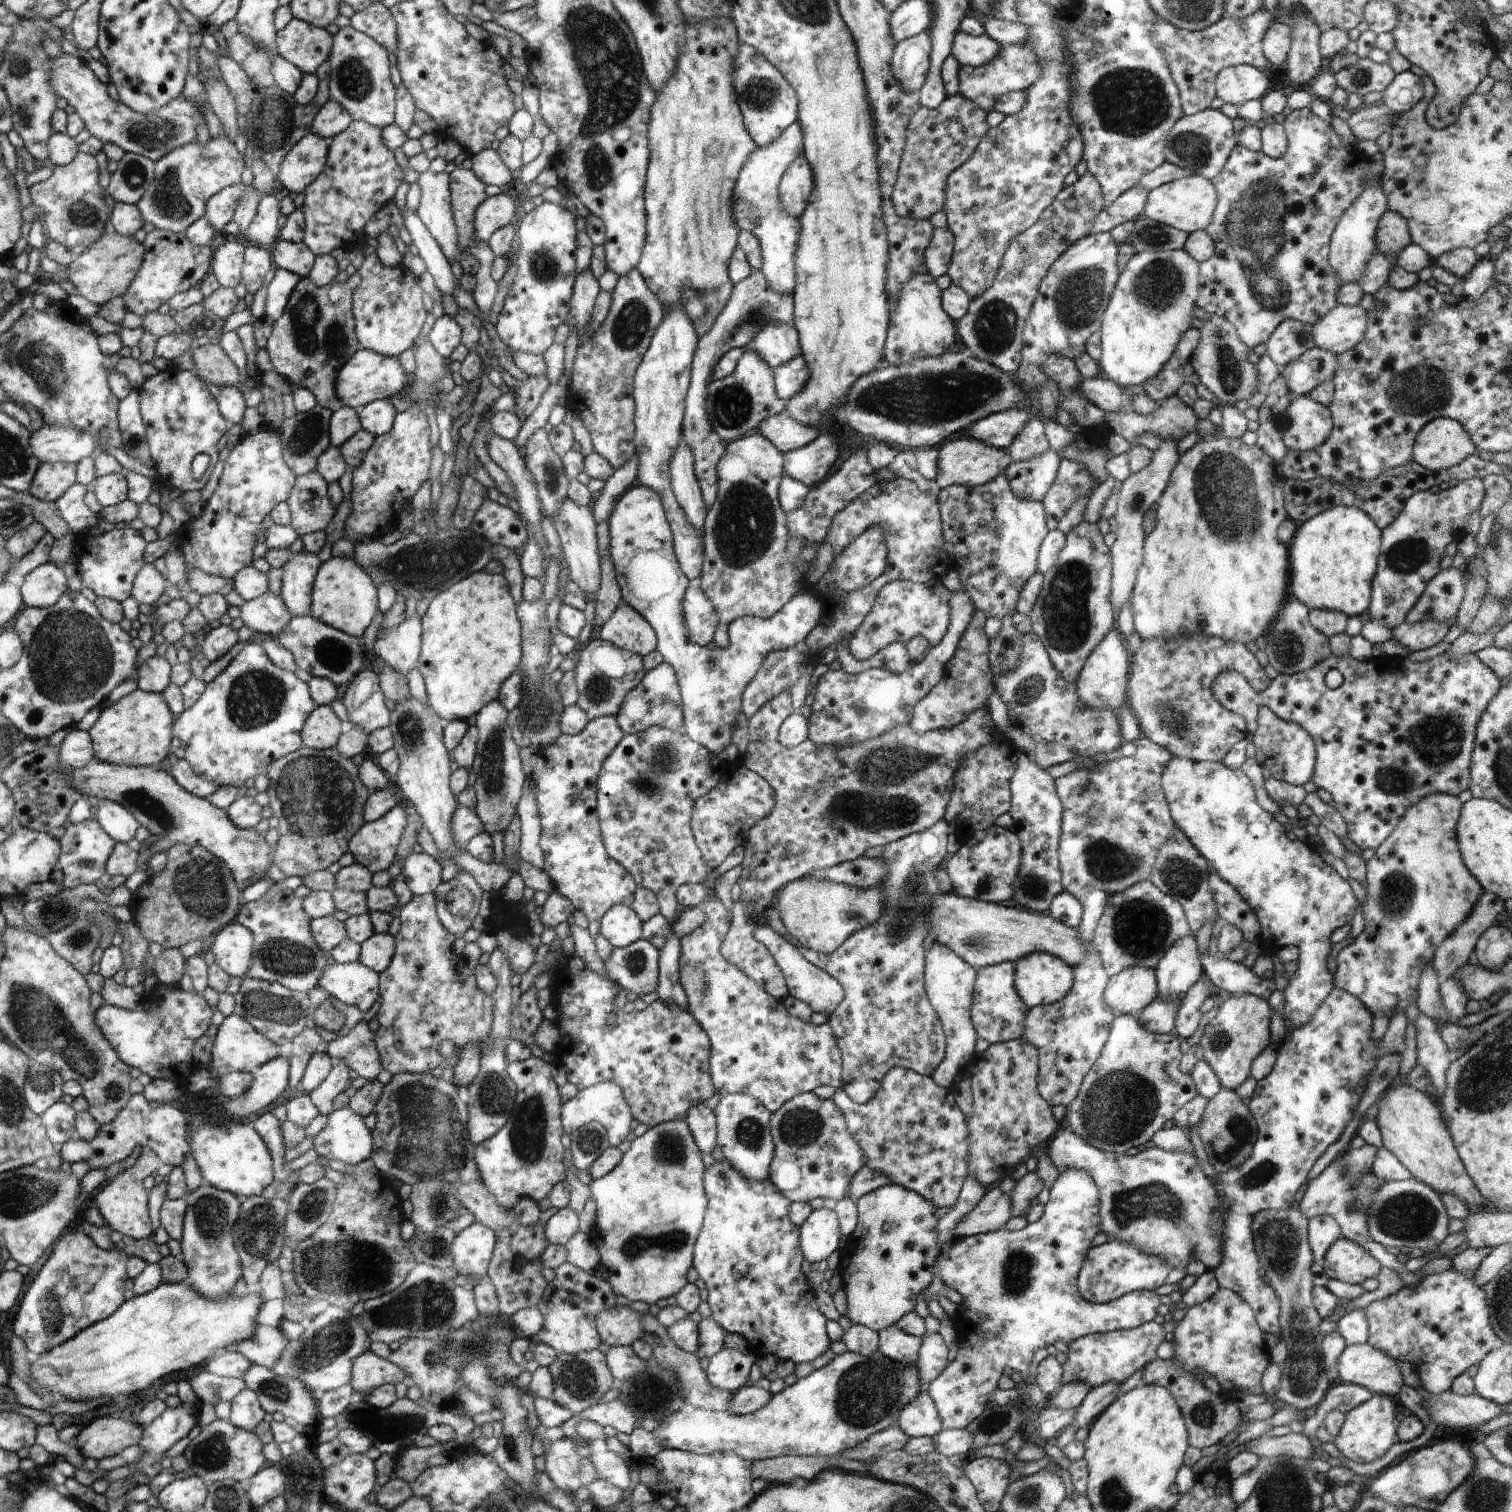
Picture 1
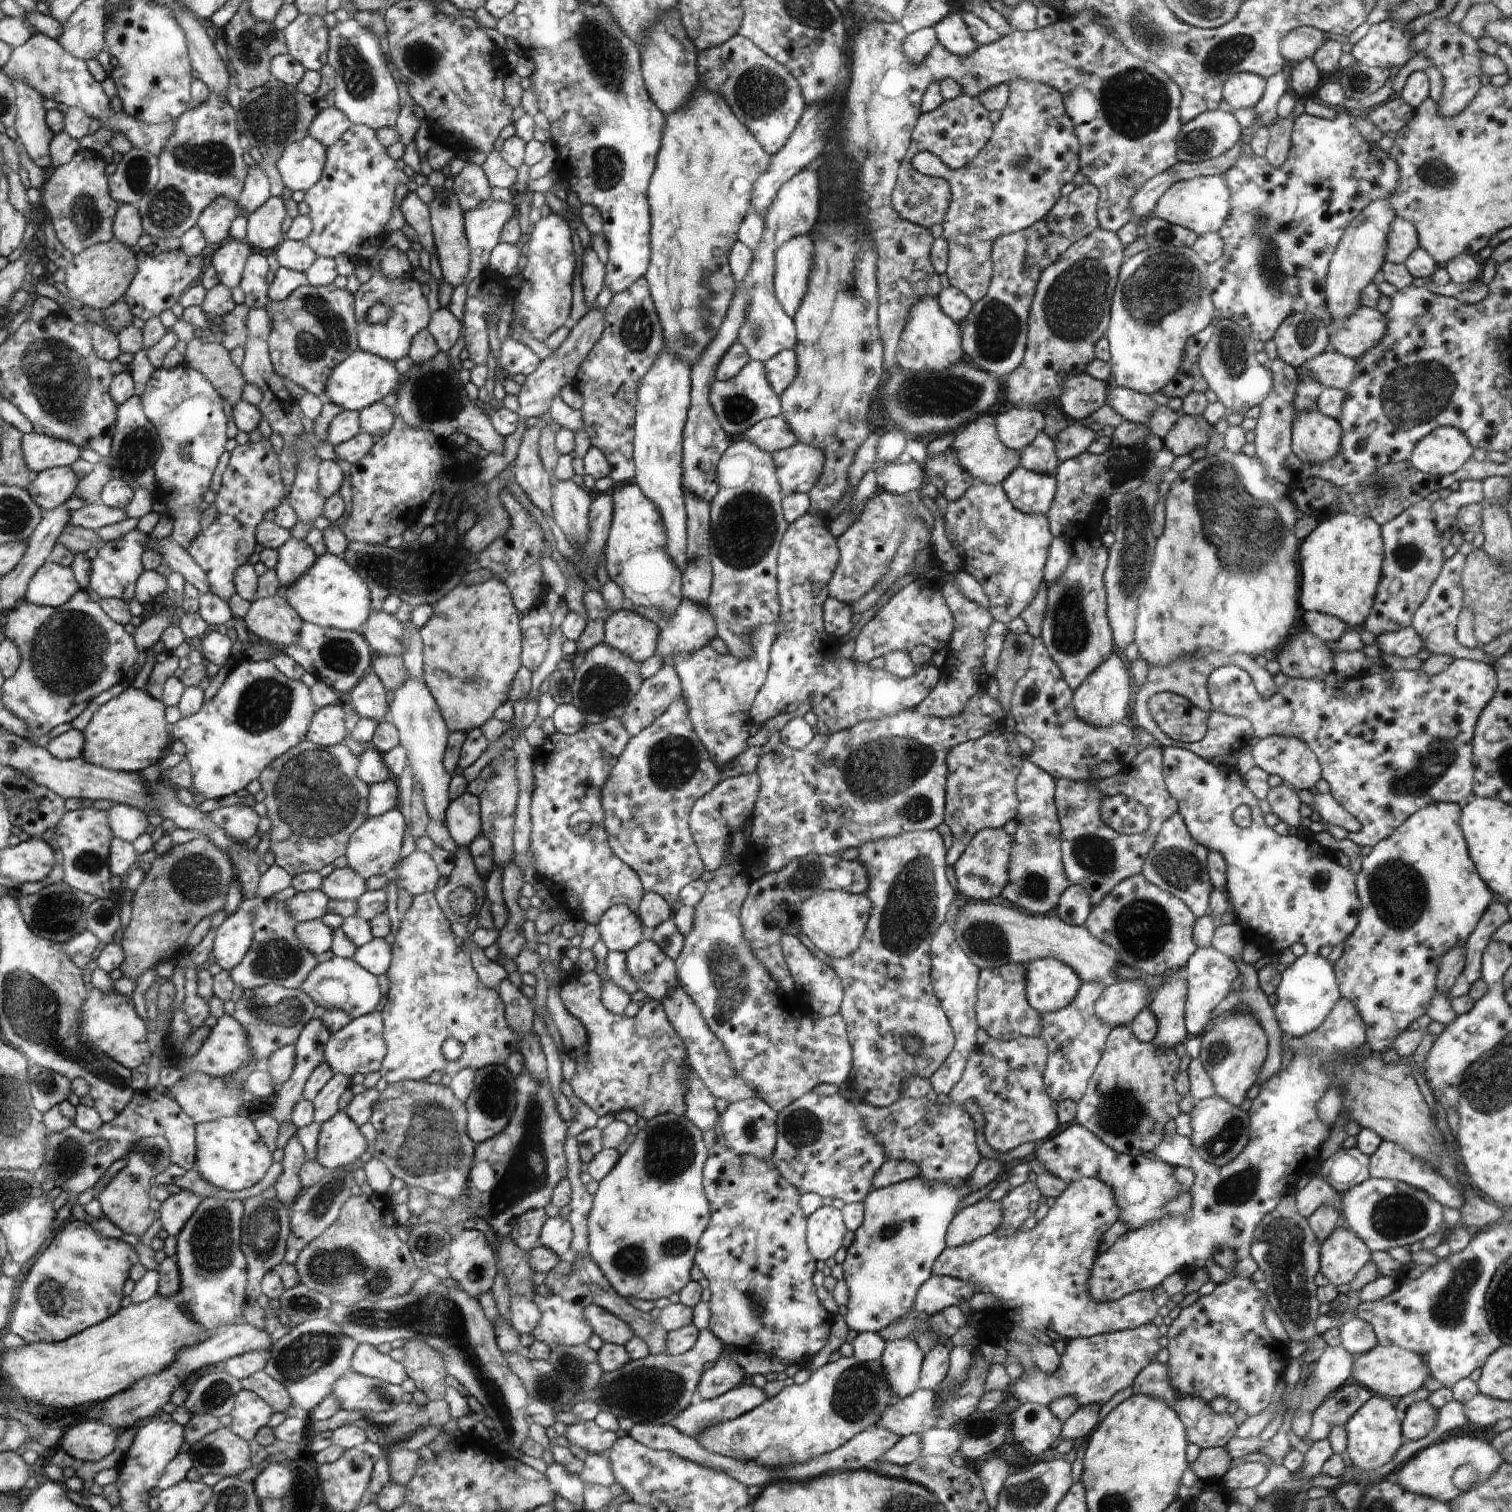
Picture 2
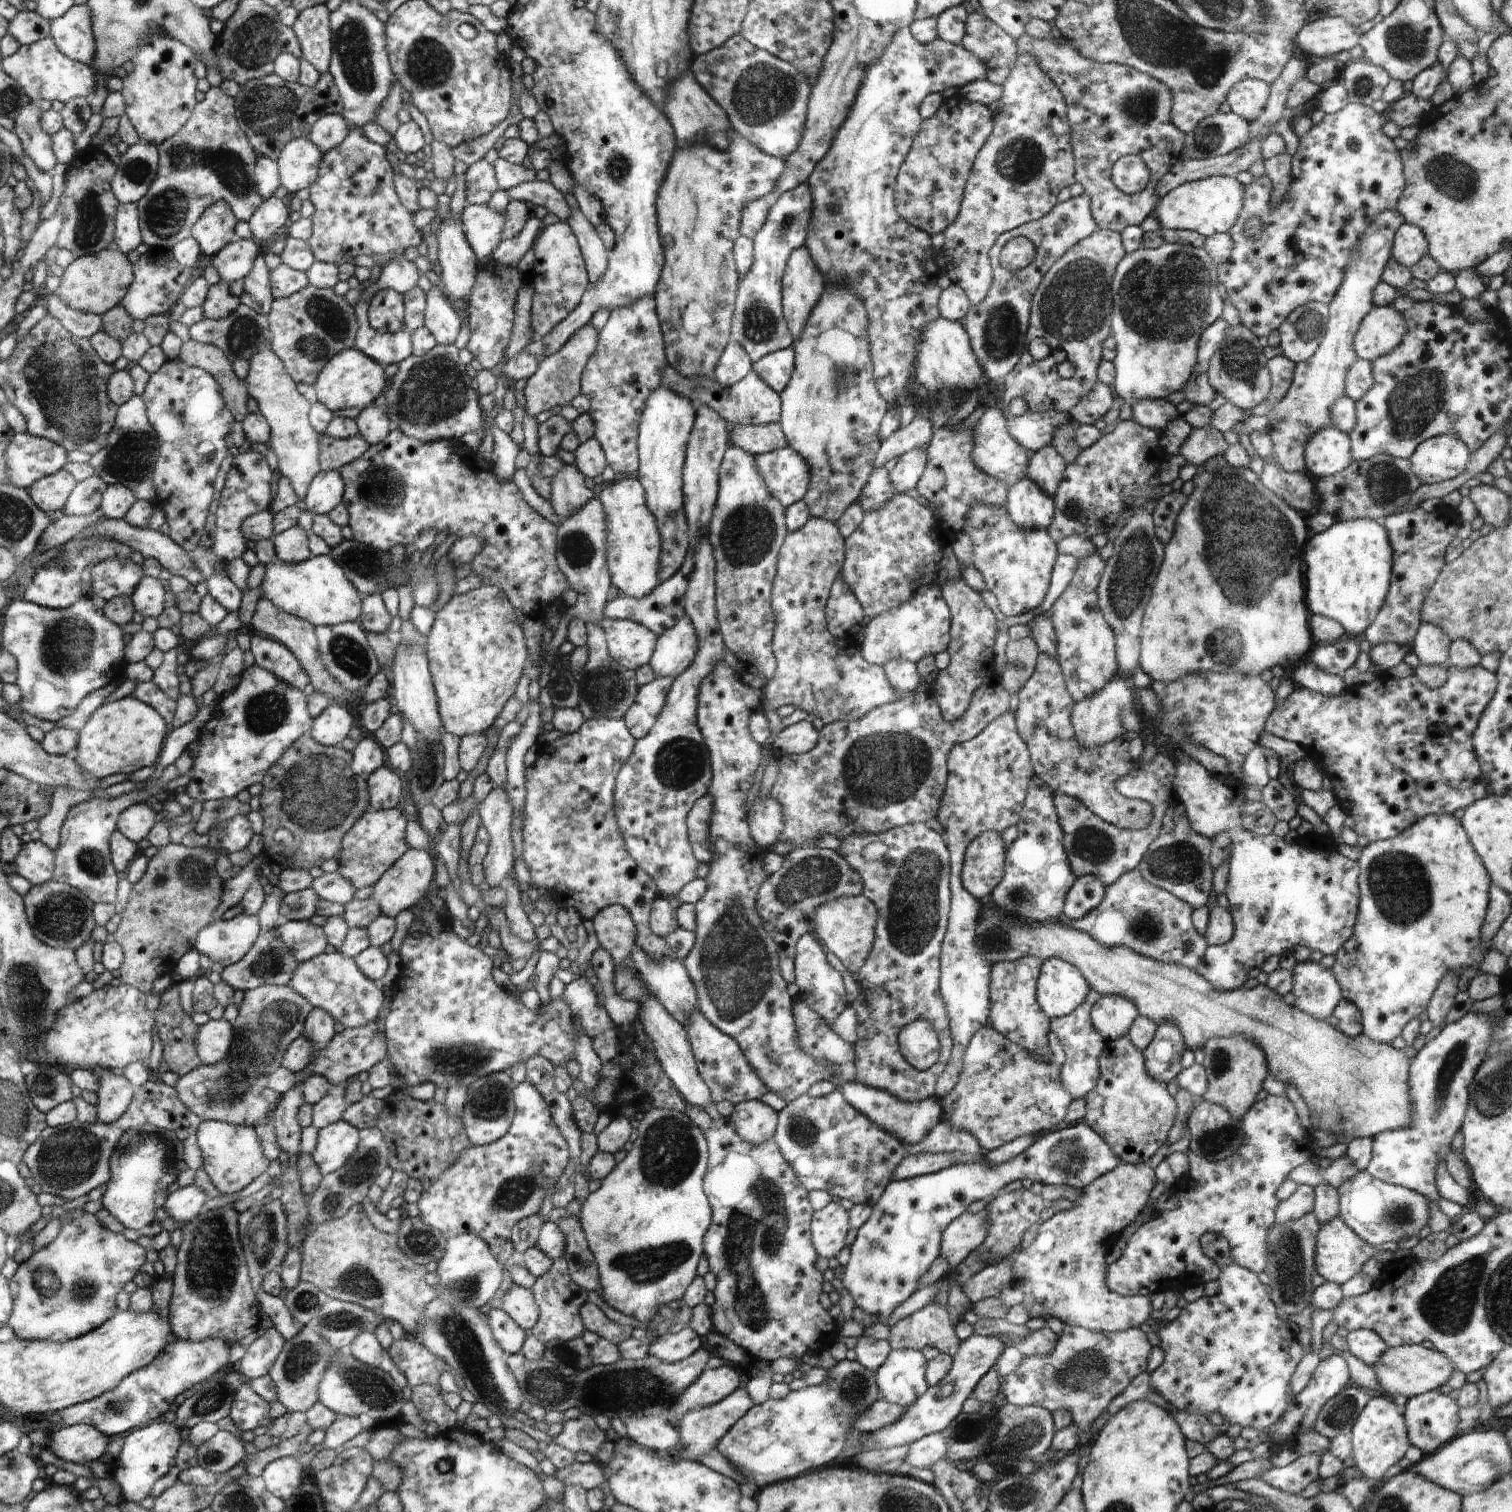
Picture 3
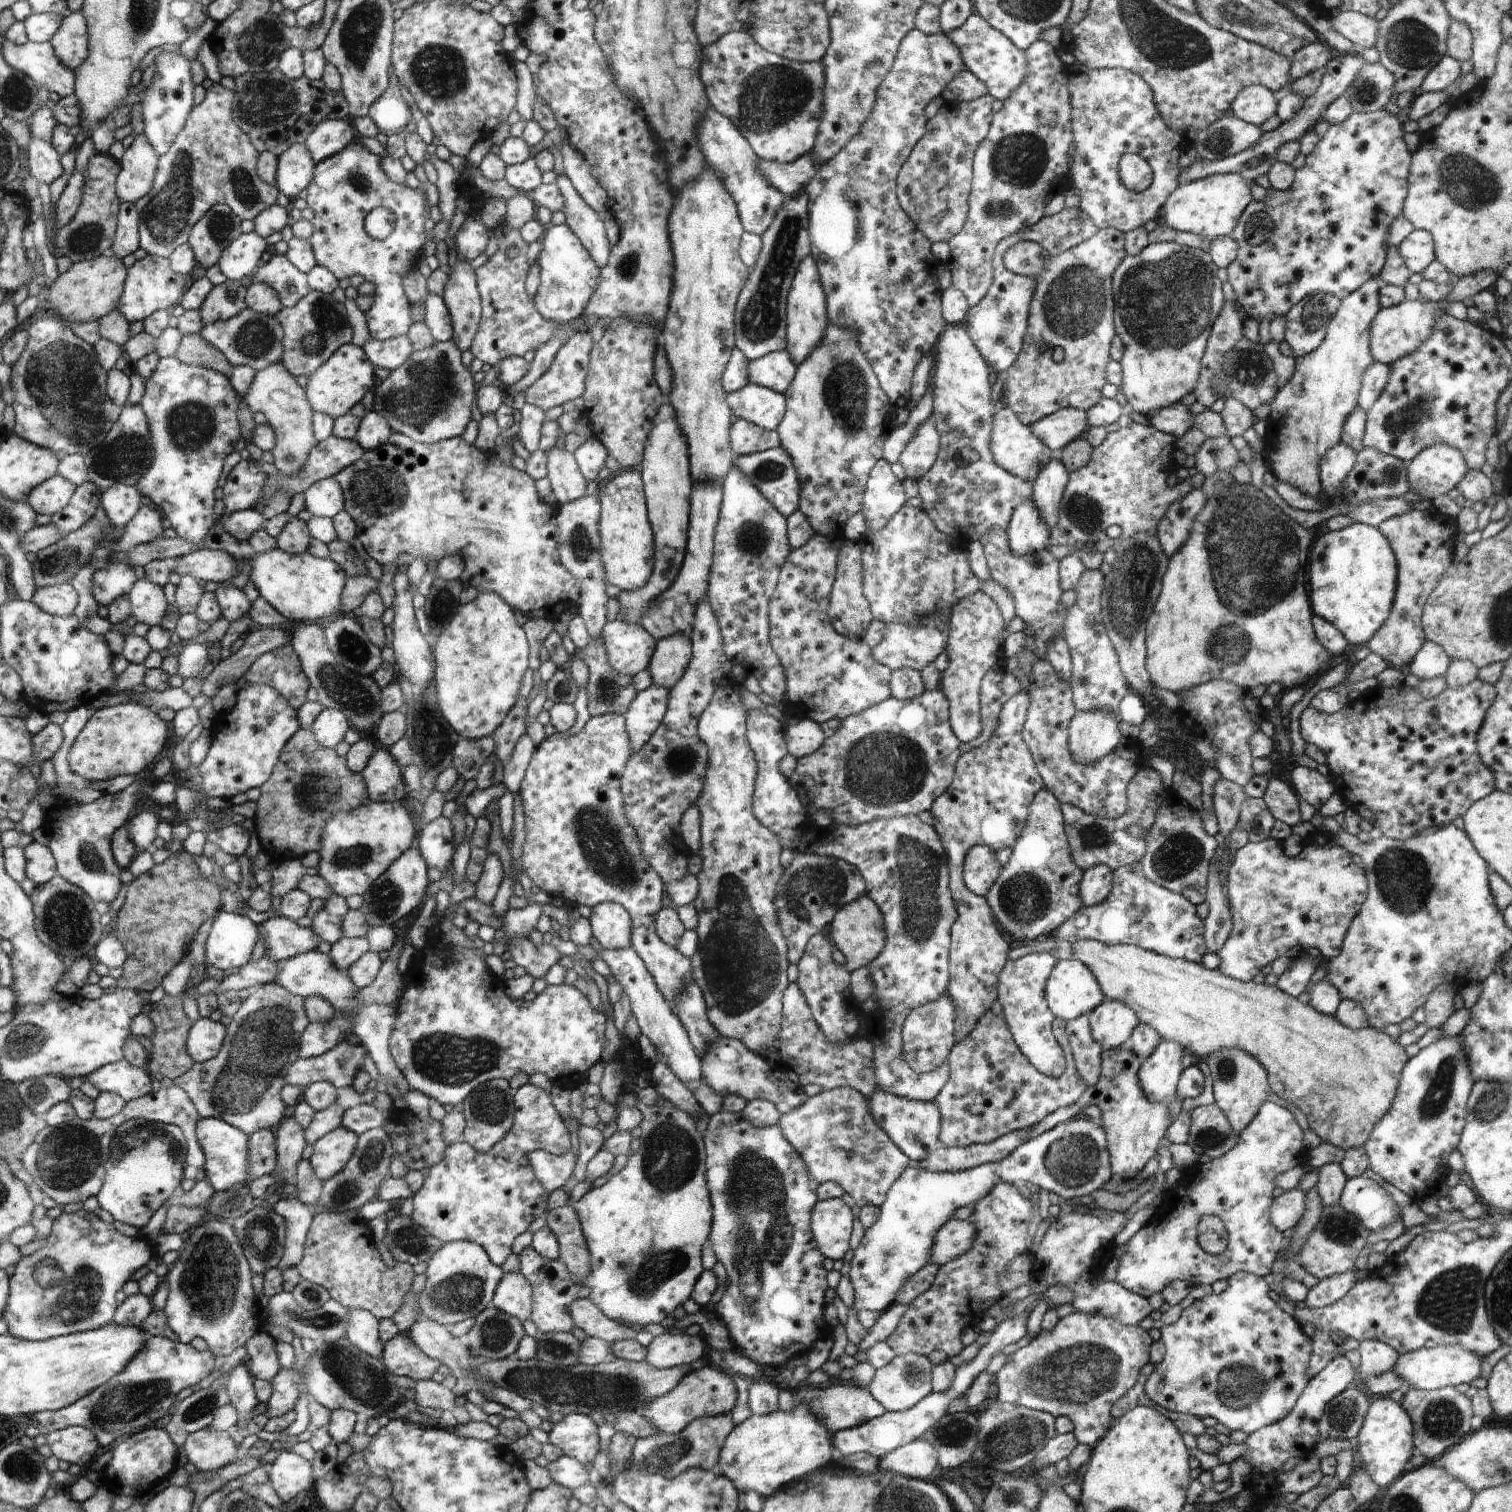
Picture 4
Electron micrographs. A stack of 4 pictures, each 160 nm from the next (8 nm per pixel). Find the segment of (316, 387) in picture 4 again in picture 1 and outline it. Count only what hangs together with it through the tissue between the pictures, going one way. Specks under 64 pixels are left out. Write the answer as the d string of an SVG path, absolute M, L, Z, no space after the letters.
M360 348L346 361L336 379L336 394L341 403L356 412L376 398L386 399L398 394L406 386L406 372L397 357L381 355L370 349Z

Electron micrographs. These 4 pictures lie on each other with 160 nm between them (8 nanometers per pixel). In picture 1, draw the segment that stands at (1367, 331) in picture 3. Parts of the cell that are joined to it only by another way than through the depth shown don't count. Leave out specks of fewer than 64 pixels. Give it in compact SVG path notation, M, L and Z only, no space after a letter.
M1336 305L1313 326L1316 347L1341 355L1354 348L1366 332L1368 317L1359 305Z

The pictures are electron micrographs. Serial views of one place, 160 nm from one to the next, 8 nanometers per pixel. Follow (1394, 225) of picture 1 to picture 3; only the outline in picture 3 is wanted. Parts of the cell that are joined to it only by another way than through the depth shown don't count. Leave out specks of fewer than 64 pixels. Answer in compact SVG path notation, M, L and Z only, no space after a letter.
M1404 223L1394 234L1391 258L1410 269L1424 254L1428 244L1424 234L1415 225Z

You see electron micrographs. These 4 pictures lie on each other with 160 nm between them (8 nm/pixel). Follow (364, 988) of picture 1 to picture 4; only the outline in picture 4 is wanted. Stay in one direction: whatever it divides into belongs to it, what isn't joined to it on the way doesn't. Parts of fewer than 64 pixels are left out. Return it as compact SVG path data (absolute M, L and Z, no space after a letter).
M318 950L284 960L280 962L280 966L281 971L279 978L274 980L275 984L282 986L290 993L302 996L304 999L320 996L332 1004L335 1012L342 1012L350 1018L352 1032L360 1038L361 1044L364 1044L378 1071L380 1071L380 1077L386 1086L386 1093L394 1101L393 1108L407 1110L410 1113L406 1100L404 1100L404 1094L410 1090L410 1086L390 1054L390 1041L392 1032L395 1031L395 1021L398 1015L397 1002L391 1005L380 1005L376 1002L364 1001L361 997L361 989L352 981L348 970L340 969L333 963L328 954L320 953Z

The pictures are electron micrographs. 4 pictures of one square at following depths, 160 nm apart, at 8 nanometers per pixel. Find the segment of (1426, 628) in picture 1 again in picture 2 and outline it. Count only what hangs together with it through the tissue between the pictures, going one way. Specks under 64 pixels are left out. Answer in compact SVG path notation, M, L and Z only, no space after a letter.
M1410 626L1398 632L1388 632L1377 637L1376 643L1380 648L1380 659L1383 656L1399 656L1408 658L1424 649L1424 638Z

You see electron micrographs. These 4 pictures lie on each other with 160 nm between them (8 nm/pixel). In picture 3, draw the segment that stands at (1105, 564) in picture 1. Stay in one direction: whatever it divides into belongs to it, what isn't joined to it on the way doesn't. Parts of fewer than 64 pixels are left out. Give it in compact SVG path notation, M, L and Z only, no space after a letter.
M1098 551L1080 558L1070 585L1054 602L1049 613L1056 634L1056 658L1065 689L1074 703L1099 692L1108 680L1120 674L1115 658L1115 637L1102 610L1098 608L1097 587L1104 568L1105 561Z

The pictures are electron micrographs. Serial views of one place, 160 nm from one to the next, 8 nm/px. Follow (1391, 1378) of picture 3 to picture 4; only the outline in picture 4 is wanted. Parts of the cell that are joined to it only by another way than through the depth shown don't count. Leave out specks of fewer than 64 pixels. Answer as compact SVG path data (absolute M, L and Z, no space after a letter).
M1422 1346L1403 1354L1398 1353L1398 1360L1396 1360L1392 1372L1396 1372L1406 1382L1408 1388L1432 1391L1444 1387L1455 1387L1462 1383L1470 1385L1472 1380L1480 1377L1482 1364L1484 1364L1484 1358L1478 1354L1474 1356L1474 1352L1470 1352L1468 1348L1461 1346L1426 1348Z

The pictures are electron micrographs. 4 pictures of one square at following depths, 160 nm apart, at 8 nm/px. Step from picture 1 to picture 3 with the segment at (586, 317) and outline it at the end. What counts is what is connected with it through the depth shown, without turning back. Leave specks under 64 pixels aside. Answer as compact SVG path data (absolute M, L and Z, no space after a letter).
M566 194L564 199L568 206L572 208L572 212L574 212L570 216L568 224L575 229L576 236L579 237L580 249L582 250L583 260L586 262L588 277L591 277L592 284L596 284L596 280L600 280L602 274L607 270L608 250L604 248L596 228L580 212L576 196Z

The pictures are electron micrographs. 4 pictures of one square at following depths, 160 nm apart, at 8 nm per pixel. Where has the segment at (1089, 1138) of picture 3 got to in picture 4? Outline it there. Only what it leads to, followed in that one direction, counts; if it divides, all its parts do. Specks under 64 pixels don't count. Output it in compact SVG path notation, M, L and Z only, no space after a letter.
M1088 1118L1060 1122L1048 1132L1019 1145L999 1162L955 1172L934 1172L918 1168L918 1165L910 1166L887 1193L878 1221L866 1228L860 1246L854 1250L848 1272L854 1288L853 1308L857 1312L888 1310L896 1303L904 1284L931 1262L935 1237L953 1218L954 1211L978 1204L996 1184L1031 1182L1067 1202L1102 1189L1112 1178L1111 1166L1105 1130L1099 1121Z

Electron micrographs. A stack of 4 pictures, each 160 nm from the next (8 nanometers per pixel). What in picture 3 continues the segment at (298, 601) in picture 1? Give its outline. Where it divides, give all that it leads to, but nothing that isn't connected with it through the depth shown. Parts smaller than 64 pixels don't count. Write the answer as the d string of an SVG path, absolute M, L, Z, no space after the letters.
M295 525L274 536L275 554L284 564L300 564L311 558L310 535Z

